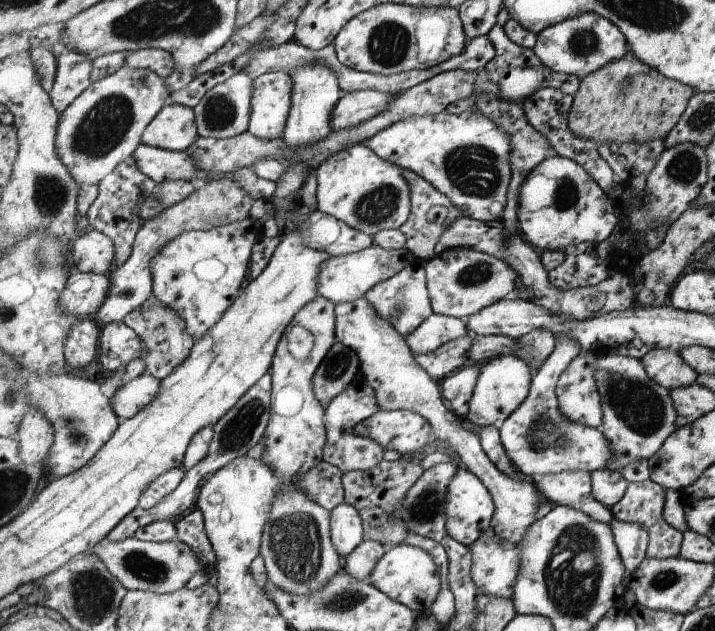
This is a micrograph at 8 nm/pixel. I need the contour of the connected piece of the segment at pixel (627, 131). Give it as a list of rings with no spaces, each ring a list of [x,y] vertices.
[[[630,50],[621,60],[615,60],[582,79],[574,96],[569,126],[575,136],[598,144],[665,140],[682,119],[695,94],[694,88],[667,78]]]

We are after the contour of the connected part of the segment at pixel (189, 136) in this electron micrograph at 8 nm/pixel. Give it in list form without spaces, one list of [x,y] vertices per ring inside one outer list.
[[[169,102],[143,134],[142,143],[172,151],[187,151],[201,136],[194,108]]]

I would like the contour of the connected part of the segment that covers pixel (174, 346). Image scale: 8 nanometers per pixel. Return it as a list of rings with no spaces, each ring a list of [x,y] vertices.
[[[150,299],[137,310],[131,312],[124,320],[135,332],[138,332],[145,344],[144,357],[147,361],[147,373],[156,376],[160,381],[167,378],[175,368],[183,364],[191,354],[191,350],[196,342],[191,332],[187,332],[187,322],[177,314],[176,310],[169,308],[156,299]]]

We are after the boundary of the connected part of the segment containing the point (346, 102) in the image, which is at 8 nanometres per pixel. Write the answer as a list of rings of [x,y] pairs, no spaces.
[[[377,90],[345,94],[333,110],[331,128],[334,131],[355,128],[381,114],[393,100],[395,100],[395,94],[385,94]]]

